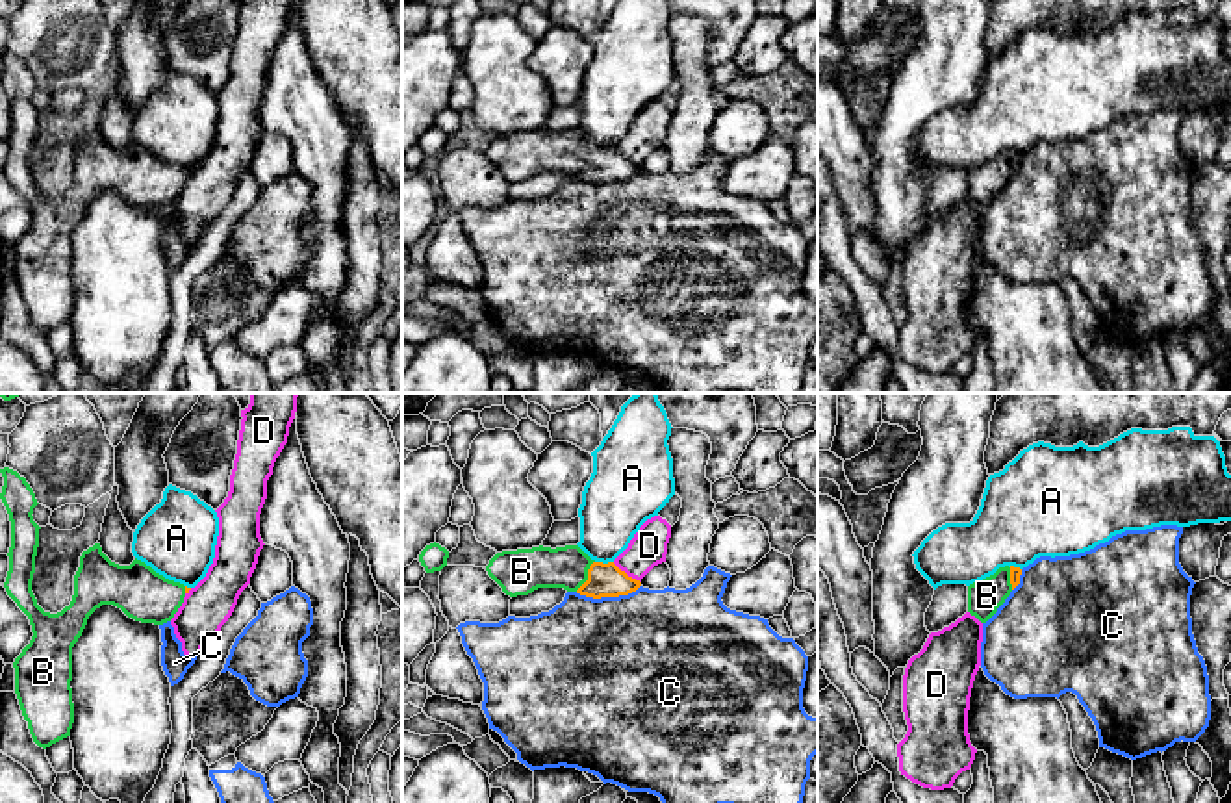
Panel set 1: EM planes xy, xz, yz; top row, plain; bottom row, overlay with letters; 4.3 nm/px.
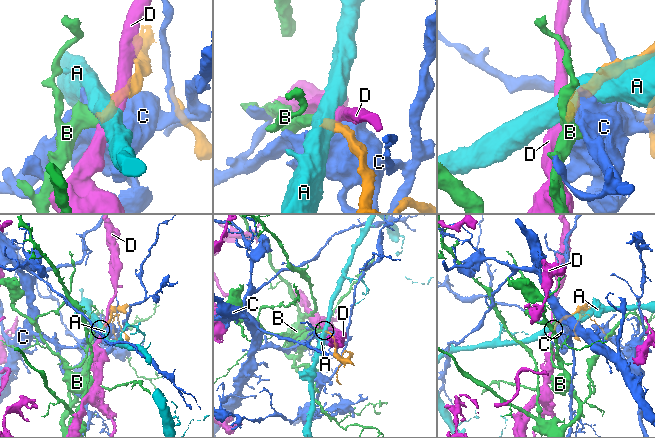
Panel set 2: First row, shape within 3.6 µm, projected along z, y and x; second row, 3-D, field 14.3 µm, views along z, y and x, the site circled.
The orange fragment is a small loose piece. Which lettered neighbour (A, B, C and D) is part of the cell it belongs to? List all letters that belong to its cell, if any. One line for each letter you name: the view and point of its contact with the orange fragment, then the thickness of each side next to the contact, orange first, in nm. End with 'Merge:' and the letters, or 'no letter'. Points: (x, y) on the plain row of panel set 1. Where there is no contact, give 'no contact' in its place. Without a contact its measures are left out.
B: xz (588, 160) | 140/180 nm
Merge: B

